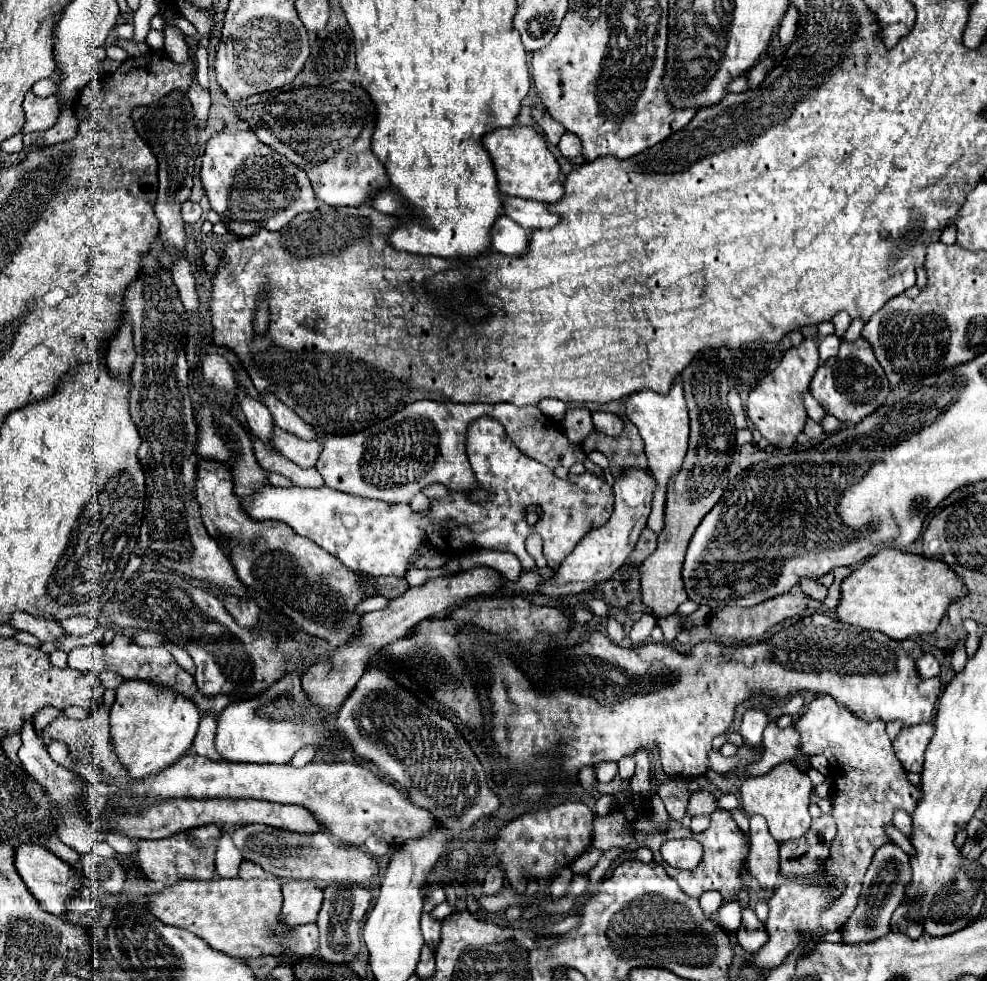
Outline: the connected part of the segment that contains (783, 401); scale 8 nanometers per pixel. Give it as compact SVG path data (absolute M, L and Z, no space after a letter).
M803 338L799 346L791 346L779 366L765 376L747 398L747 418L755 424L755 428L761 432L763 438L769 440L769 444L777 448L791 448L795 444L795 438L799 432L803 432L807 412L803 406L801 394L809 388L809 382L819 368L819 342L815 338Z

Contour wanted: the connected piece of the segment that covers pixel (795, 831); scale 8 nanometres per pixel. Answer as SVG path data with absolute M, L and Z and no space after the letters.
M791 762L779 764L771 768L767 774L747 778L741 786L741 806L745 814L761 814L767 820L771 836L783 844L795 838L801 838L811 824L809 816L809 794L813 790L813 784L807 774L799 772Z

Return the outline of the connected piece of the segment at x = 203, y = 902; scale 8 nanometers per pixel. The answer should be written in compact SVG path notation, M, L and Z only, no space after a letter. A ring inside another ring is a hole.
M183 880L163 892L151 894L147 908L149 912L169 924L183 930L193 932L201 940L205 940L213 950L223 952L233 958L251 960L263 954L287 954L291 958L311 956L319 946L319 928L315 924L299 926L293 932L279 936L273 932L279 926L279 912L281 912L283 896L279 890L277 880ZM313 930L313 934L311 934Z

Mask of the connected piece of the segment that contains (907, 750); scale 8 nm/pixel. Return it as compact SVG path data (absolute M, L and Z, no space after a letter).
M931 722L901 728L899 736L893 740L893 750L907 772L923 770L923 754L927 750L927 744L931 742L931 738L933 738Z

